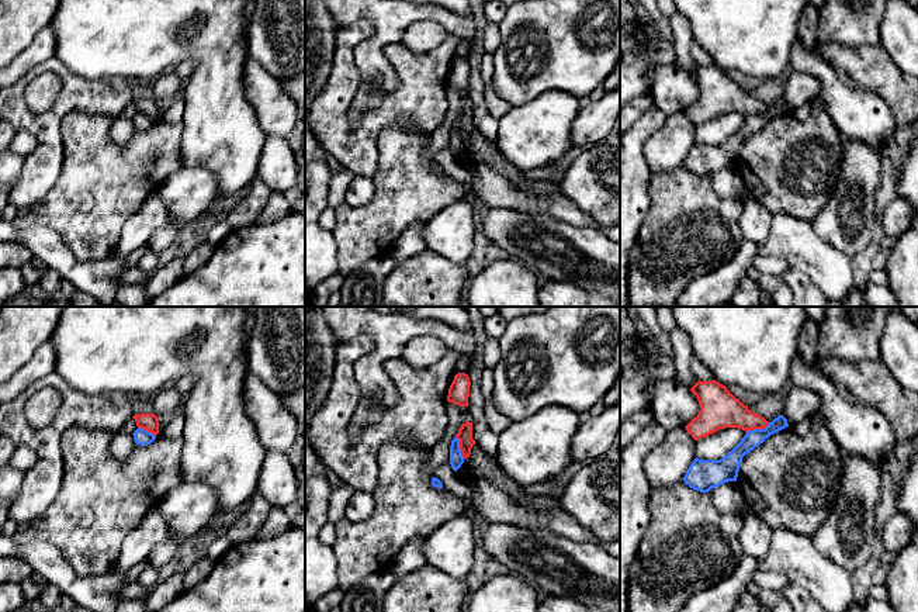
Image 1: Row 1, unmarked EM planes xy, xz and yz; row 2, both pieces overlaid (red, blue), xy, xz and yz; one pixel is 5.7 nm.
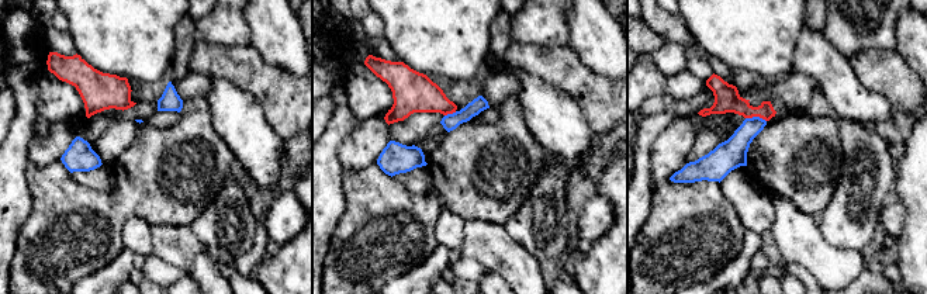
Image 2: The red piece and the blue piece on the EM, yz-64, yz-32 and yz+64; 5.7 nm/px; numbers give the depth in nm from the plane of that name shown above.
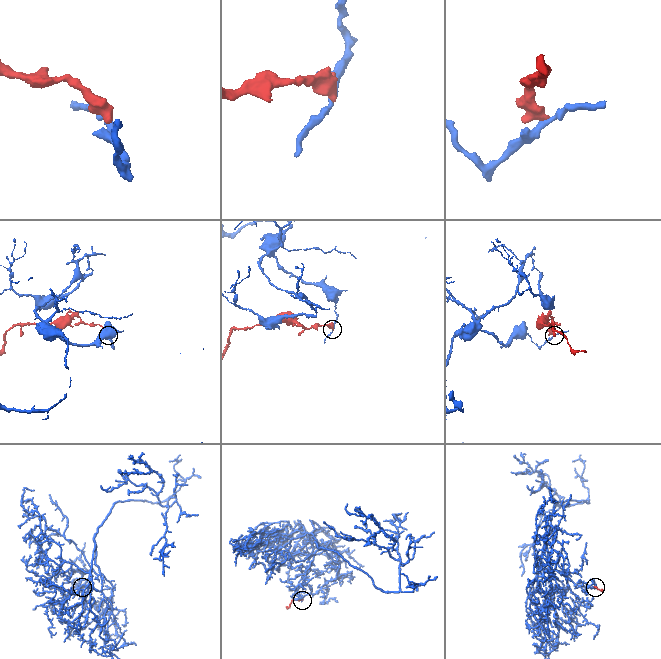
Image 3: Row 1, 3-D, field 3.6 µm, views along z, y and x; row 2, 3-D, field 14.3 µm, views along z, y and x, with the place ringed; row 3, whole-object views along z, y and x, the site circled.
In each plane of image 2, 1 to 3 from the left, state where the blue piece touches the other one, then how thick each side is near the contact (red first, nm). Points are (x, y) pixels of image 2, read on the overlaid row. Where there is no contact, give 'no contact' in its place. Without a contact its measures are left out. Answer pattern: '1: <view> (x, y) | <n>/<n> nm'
1: no contact
2: yz-32 (450, 113) | 240/90 nm
3: yz+64 (756, 116) | 140/160 nm

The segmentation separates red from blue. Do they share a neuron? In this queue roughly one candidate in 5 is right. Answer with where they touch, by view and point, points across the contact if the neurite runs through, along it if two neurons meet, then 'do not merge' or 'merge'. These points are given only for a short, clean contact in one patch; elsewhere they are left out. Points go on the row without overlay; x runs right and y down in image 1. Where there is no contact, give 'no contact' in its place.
yz (758, 113) | along yz (769, 107), (764, 113), (754, 113), (747, 117) | do not merge

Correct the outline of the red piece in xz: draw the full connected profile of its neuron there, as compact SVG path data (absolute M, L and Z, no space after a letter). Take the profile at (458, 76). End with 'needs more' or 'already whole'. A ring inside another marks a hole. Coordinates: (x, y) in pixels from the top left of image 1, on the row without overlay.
M458 58L448 73L447 86L460 91L468 91L470 62L465 58Z; already whole

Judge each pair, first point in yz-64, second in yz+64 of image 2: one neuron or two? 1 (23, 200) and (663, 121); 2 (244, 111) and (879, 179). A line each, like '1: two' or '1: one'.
1: one
2: two

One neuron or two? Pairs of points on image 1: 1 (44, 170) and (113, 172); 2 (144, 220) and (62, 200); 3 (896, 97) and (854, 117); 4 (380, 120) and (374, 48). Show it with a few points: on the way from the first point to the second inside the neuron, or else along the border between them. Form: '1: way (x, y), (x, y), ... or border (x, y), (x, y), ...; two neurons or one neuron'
1: border (62, 137), (62, 170), (56, 183), (42, 197); two neurons
2: border (152, 192), (124, 224), (115, 246); two neurons
3: border (856, 85), (875, 92), (884, 102), (899, 128); two neurons
4: border (387, 61), (398, 76), (398, 85), (383, 93); two neurons

